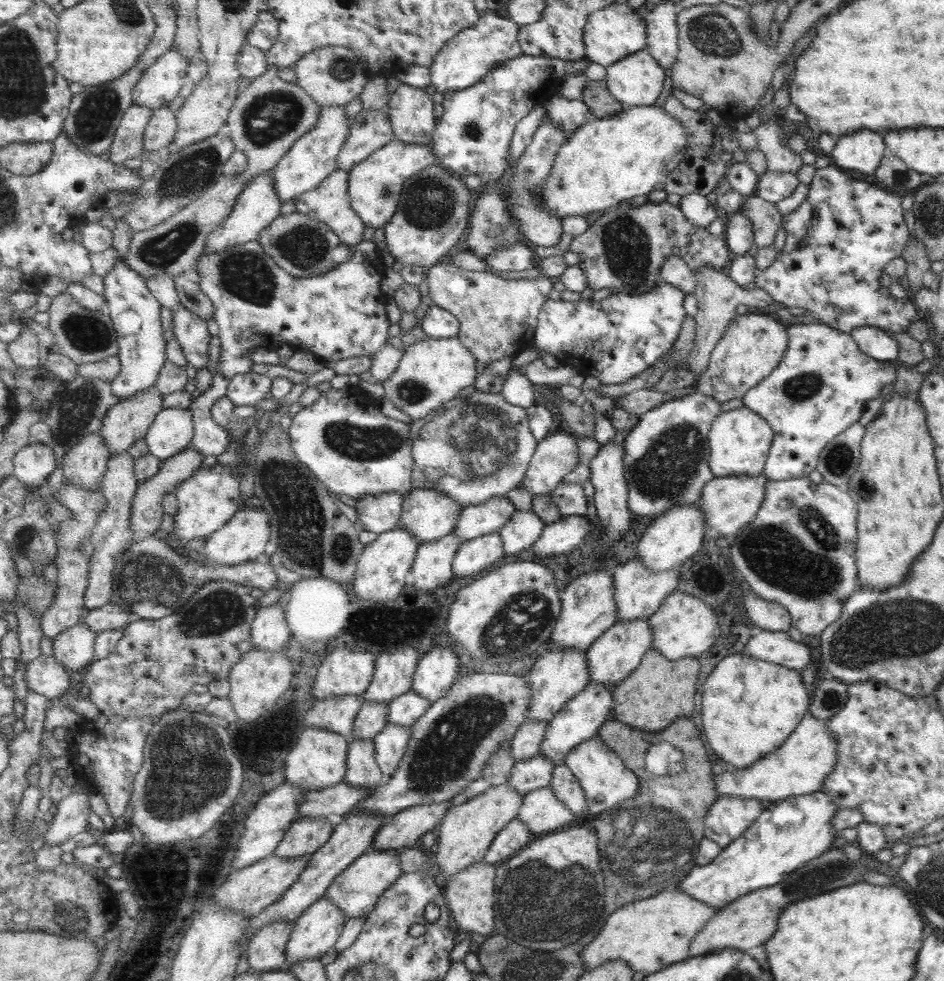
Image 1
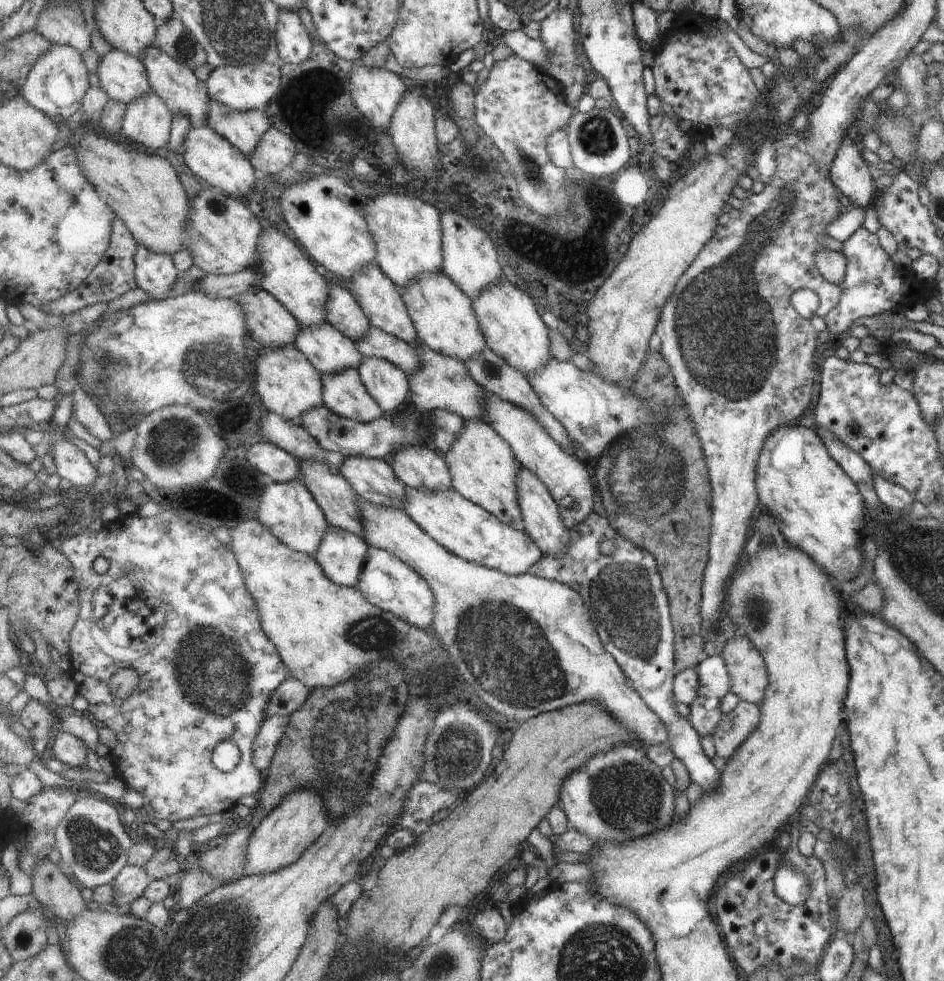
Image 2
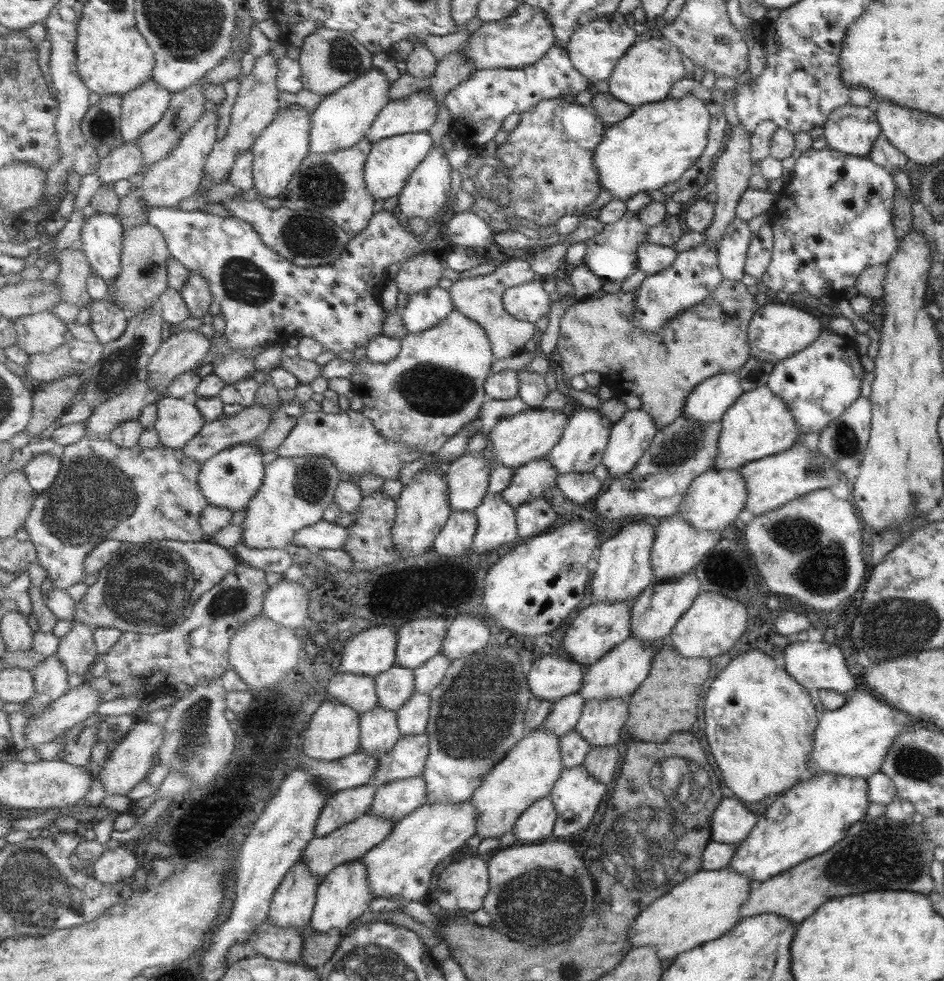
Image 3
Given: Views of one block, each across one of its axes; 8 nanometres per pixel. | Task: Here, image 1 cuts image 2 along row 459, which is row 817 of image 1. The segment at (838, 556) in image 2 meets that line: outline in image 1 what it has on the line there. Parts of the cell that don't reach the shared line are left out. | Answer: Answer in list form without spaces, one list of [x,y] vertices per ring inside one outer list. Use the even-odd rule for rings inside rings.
[[[821,790],[799,796],[787,796],[778,801],[765,803],[761,814],[744,831],[739,841],[729,841],[711,863],[703,866],[695,865],[690,874],[676,887],[680,888],[683,893],[693,896],[697,901],[708,905],[709,908],[719,910],[740,899],[740,896],[749,895],[759,888],[777,885],[783,880],[784,874],[801,868],[803,864],[817,858],[836,844],[835,832],[833,832],[833,824],[831,824],[833,813],[836,810],[837,806]]]

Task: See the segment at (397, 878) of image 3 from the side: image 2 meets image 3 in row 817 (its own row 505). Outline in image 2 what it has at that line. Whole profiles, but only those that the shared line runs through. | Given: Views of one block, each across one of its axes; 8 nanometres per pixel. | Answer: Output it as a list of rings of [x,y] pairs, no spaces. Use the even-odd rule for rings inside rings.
[[[407,488],[405,512],[441,546],[469,562],[500,570],[508,575],[524,575],[544,557],[544,552],[527,532],[515,530],[509,523],[471,502],[460,492]]]

